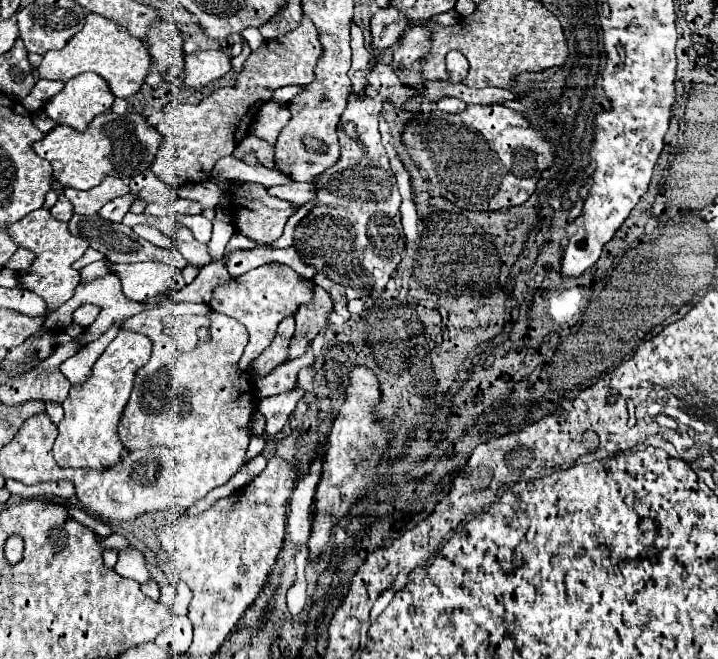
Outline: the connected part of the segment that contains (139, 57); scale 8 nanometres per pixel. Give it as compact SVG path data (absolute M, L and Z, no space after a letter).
M90 13L86 17L84 29L78 31L72 37L72 41L66 43L64 49L44 55L38 73L40 79L68 81L84 71L94 71L108 81L116 97L132 97L134 93L140 91L146 75L150 73L150 67L152 67L152 57L144 41L130 37L130 33L126 33L126 29L122 29L122 25L118 25L116 21L110 21L98 13Z

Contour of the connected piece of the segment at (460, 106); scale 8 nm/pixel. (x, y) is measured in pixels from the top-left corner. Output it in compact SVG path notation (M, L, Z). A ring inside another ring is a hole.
M443 97L436 105L437 109L450 114L460 113L467 107L463 100L454 97Z

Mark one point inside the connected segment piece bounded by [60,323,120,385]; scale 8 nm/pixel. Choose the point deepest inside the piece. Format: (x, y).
(77, 368)

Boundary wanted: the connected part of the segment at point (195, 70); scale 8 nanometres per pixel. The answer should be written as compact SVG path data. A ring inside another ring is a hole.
M200 51L186 55L184 83L190 87L204 87L232 71L230 55L222 51Z

